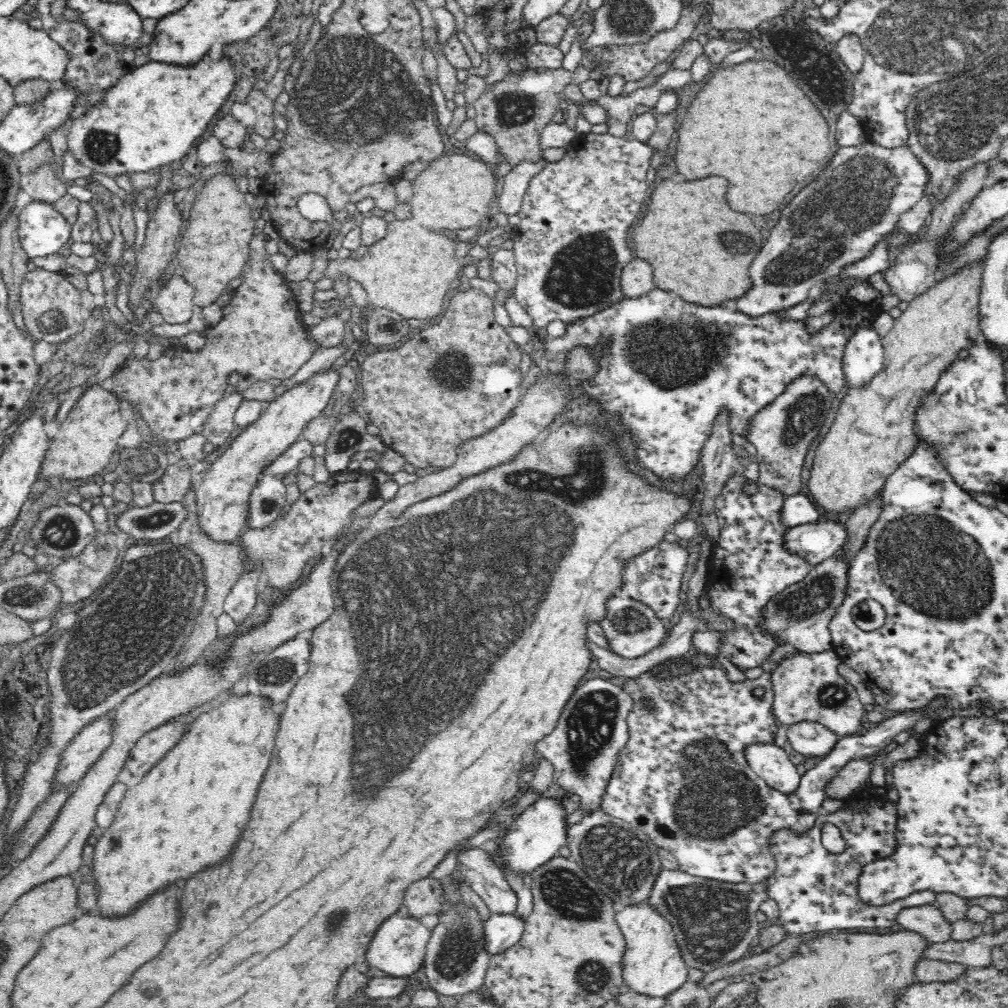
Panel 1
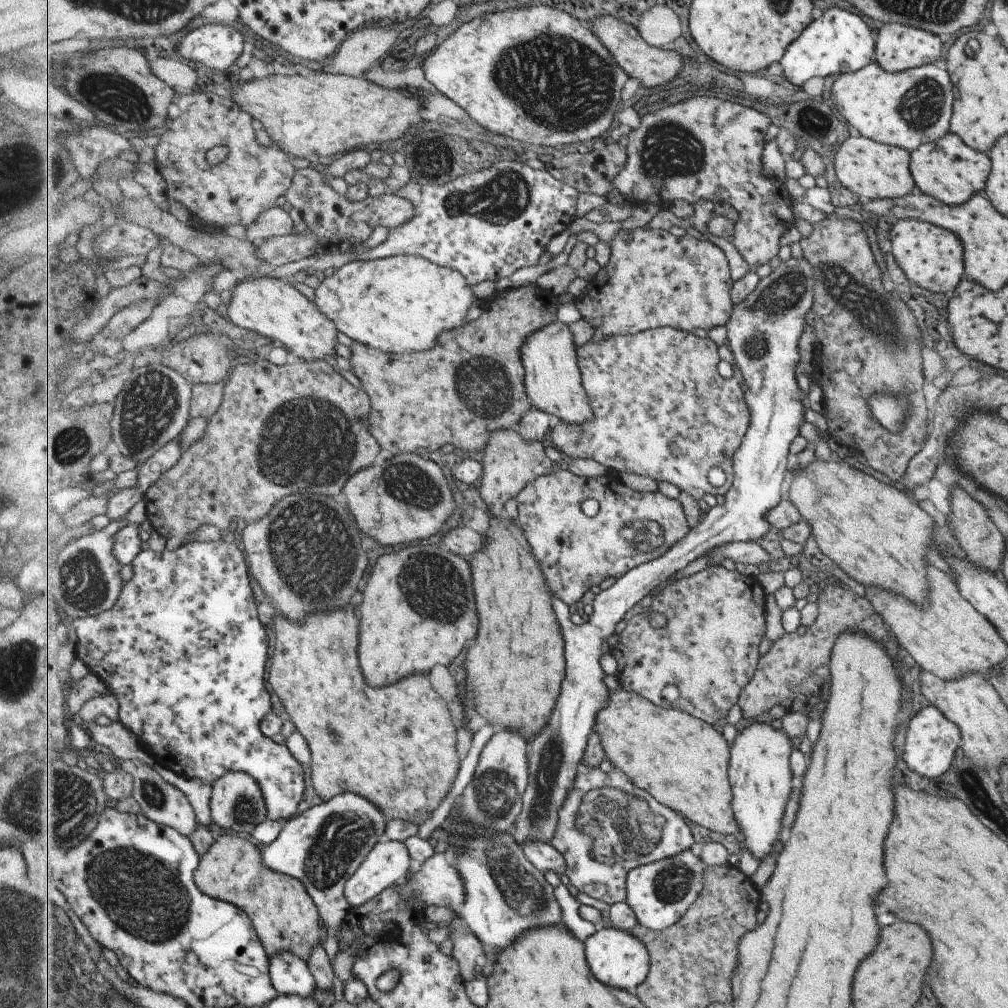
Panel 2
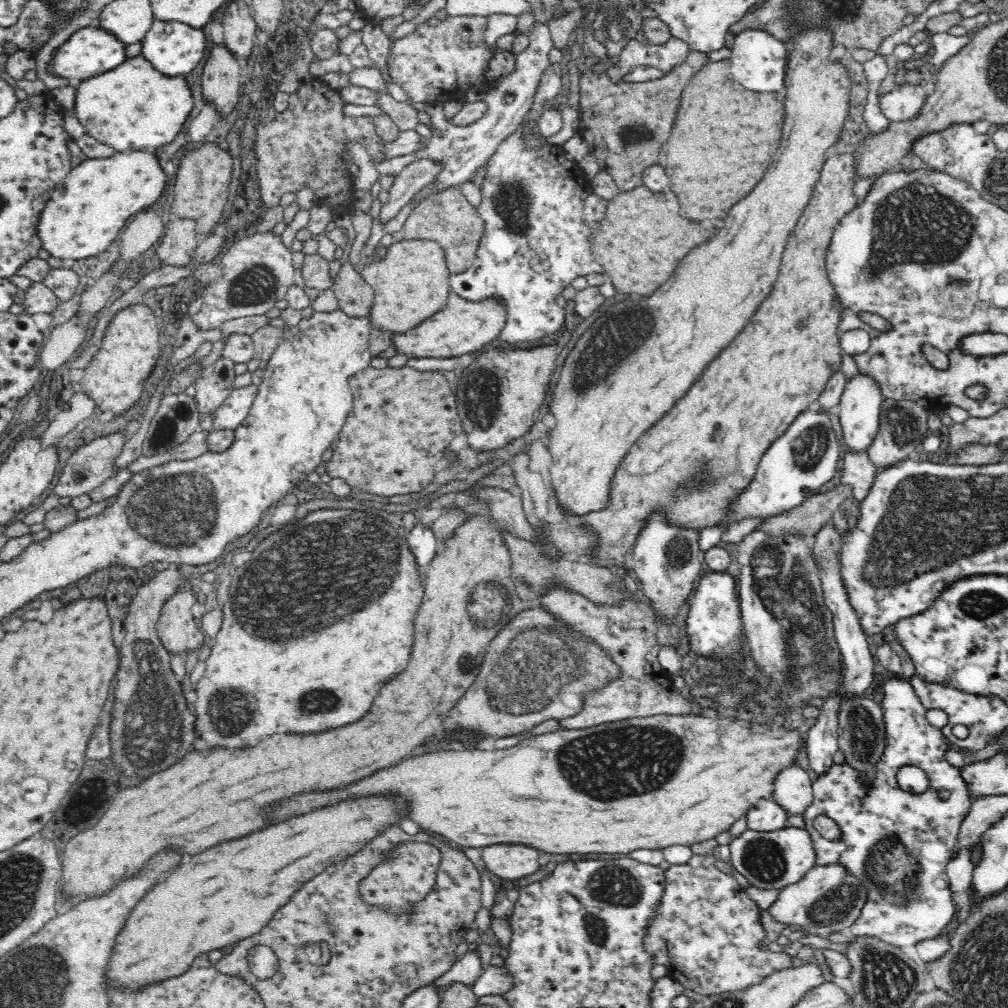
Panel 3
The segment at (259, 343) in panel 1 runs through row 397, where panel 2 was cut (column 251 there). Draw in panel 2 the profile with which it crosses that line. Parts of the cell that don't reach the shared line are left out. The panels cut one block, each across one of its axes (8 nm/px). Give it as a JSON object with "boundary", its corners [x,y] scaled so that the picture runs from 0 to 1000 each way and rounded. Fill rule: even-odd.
{"boundary":[[[194,90],[190,93],[179,94],[176,101],[177,107],[180,110],[178,115],[170,119],[167,122],[166,129],[159,135],[158,142],[154,145],[154,154],[155,161],[163,178],[166,182],[165,191],[168,194],[168,197],[174,198],[174,200],[180,200],[189,212],[191,216],[191,220],[196,219],[198,222],[203,222],[206,224],[220,224],[227,225],[228,223],[243,223],[249,224],[251,220],[255,218],[263,210],[263,208],[270,207],[271,204],[275,204],[275,200],[279,200],[279,194],[284,194],[286,188],[290,187],[291,181],[294,176],[295,168],[291,165],[291,154],[285,153],[282,149],[279,149],[277,146],[263,145],[260,144],[255,139],[255,134],[253,131],[253,127],[251,127],[251,116],[239,107],[235,101],[231,101],[230,96],[221,96],[217,95],[217,93],[213,93],[210,91],[200,91]],[[213,145],[223,145],[227,148],[227,153],[225,157],[216,164],[209,165],[207,161],[205,161],[205,151],[209,149],[209,147],[213,147]]]}

